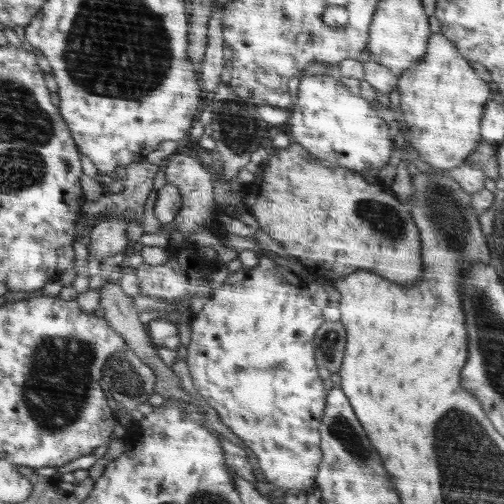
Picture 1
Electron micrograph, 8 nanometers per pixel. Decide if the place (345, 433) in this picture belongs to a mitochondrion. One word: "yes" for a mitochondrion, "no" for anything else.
yes

